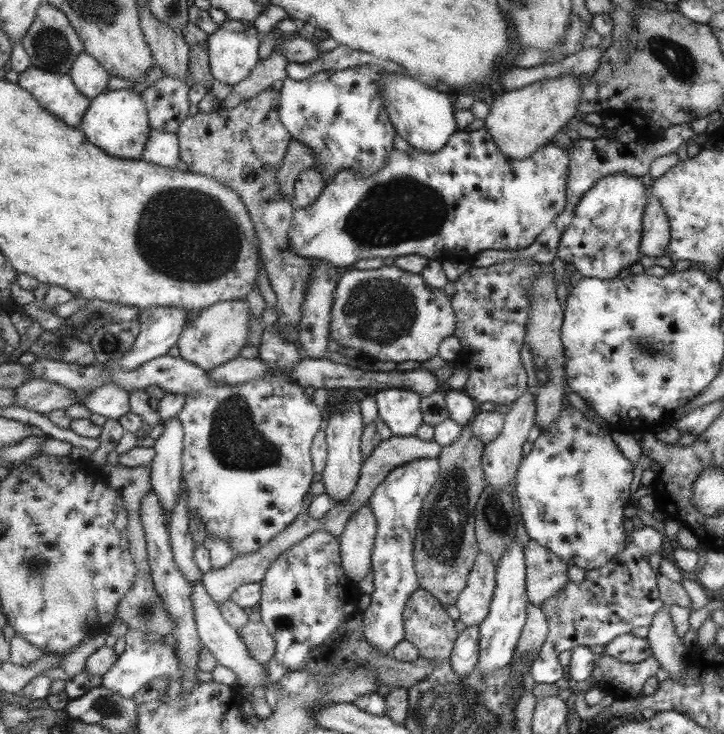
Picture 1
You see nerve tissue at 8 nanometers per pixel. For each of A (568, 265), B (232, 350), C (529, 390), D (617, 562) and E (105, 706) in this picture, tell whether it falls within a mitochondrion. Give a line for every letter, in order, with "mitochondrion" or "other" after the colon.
A: other
B: other
C: other
D: other
E: mitochondrion

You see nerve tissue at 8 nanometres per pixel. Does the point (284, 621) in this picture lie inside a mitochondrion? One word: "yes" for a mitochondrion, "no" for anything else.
yes

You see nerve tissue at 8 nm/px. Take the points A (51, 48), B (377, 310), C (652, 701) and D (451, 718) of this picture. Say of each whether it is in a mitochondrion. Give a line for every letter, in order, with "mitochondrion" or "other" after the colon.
A: mitochondrion
B: mitochondrion
C: other
D: mitochondrion

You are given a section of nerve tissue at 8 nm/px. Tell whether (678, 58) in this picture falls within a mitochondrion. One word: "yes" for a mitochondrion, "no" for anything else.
yes

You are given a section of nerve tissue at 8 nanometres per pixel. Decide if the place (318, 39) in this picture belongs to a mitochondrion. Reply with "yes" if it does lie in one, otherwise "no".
no

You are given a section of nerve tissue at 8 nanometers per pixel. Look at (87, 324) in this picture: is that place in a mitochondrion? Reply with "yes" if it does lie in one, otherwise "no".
yes

